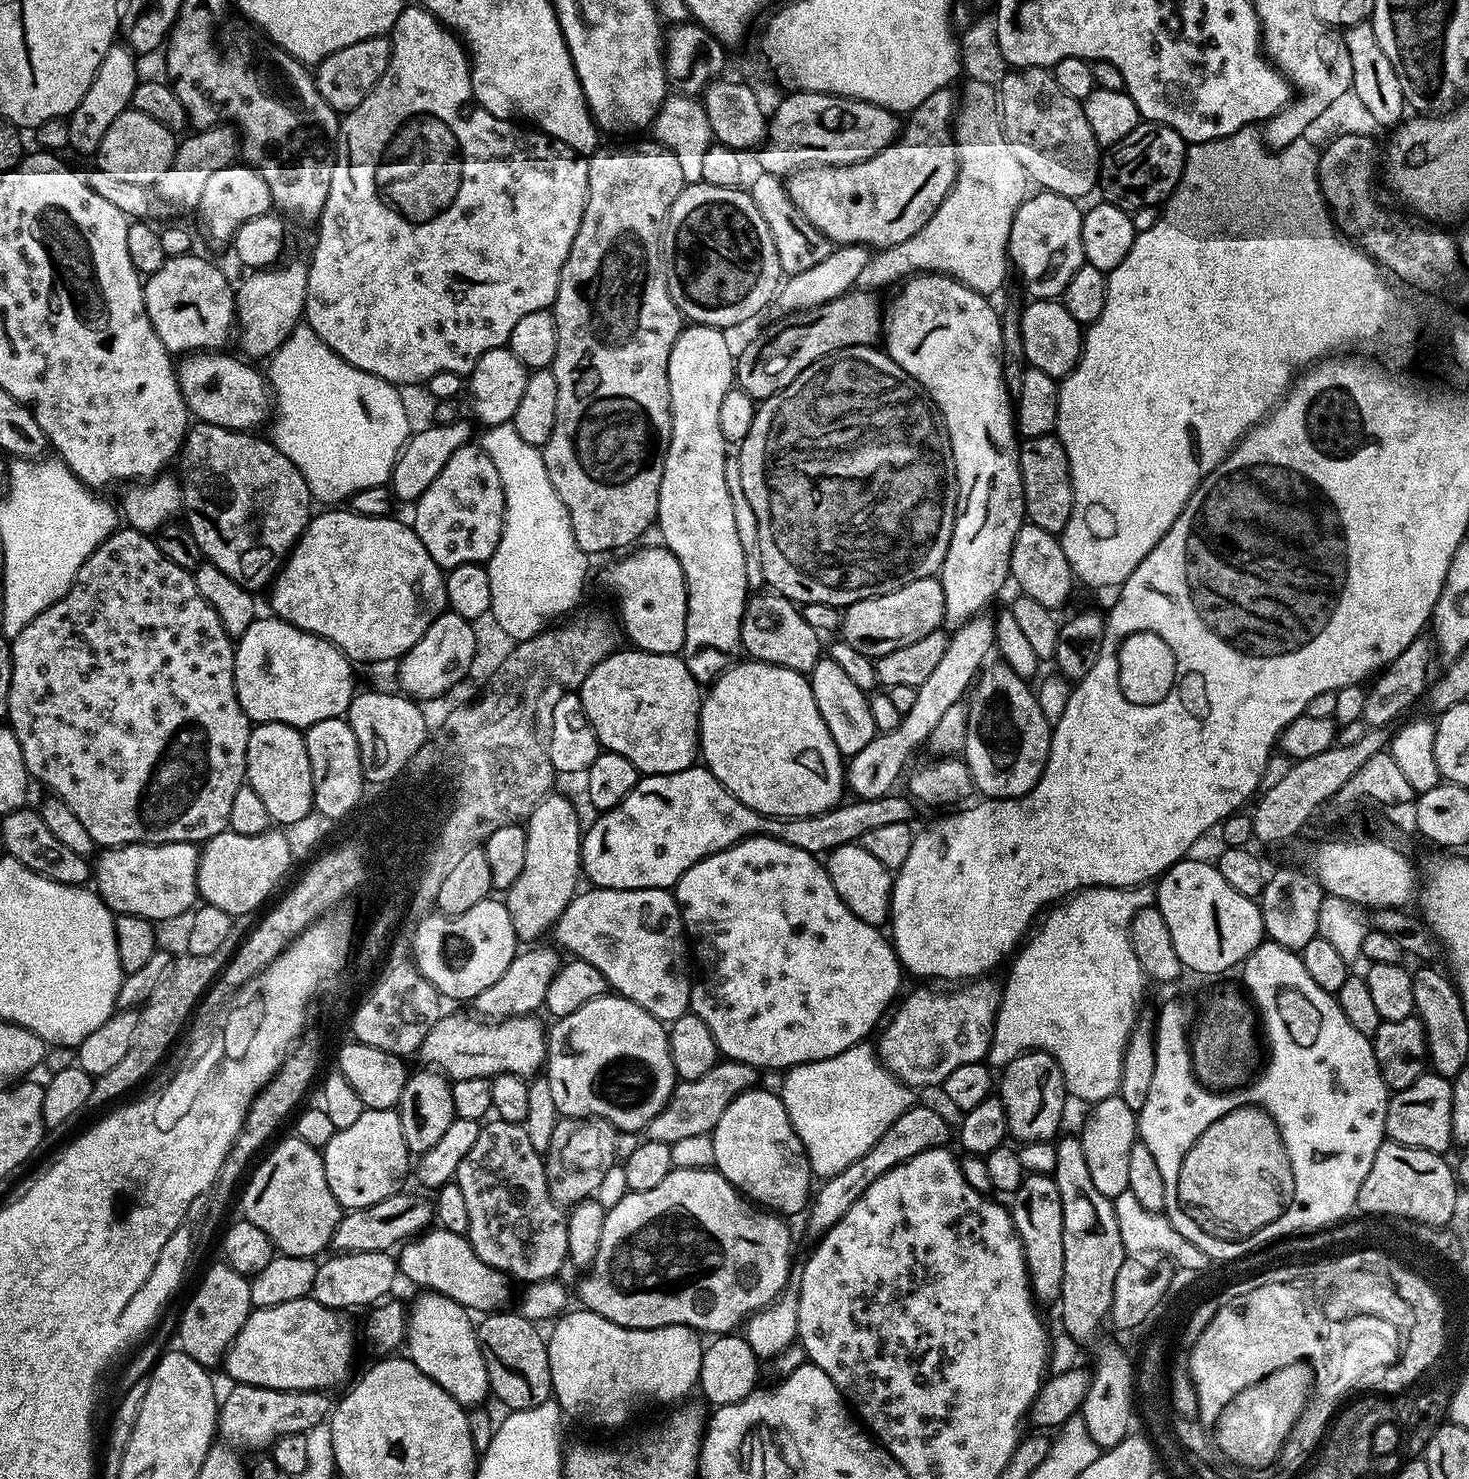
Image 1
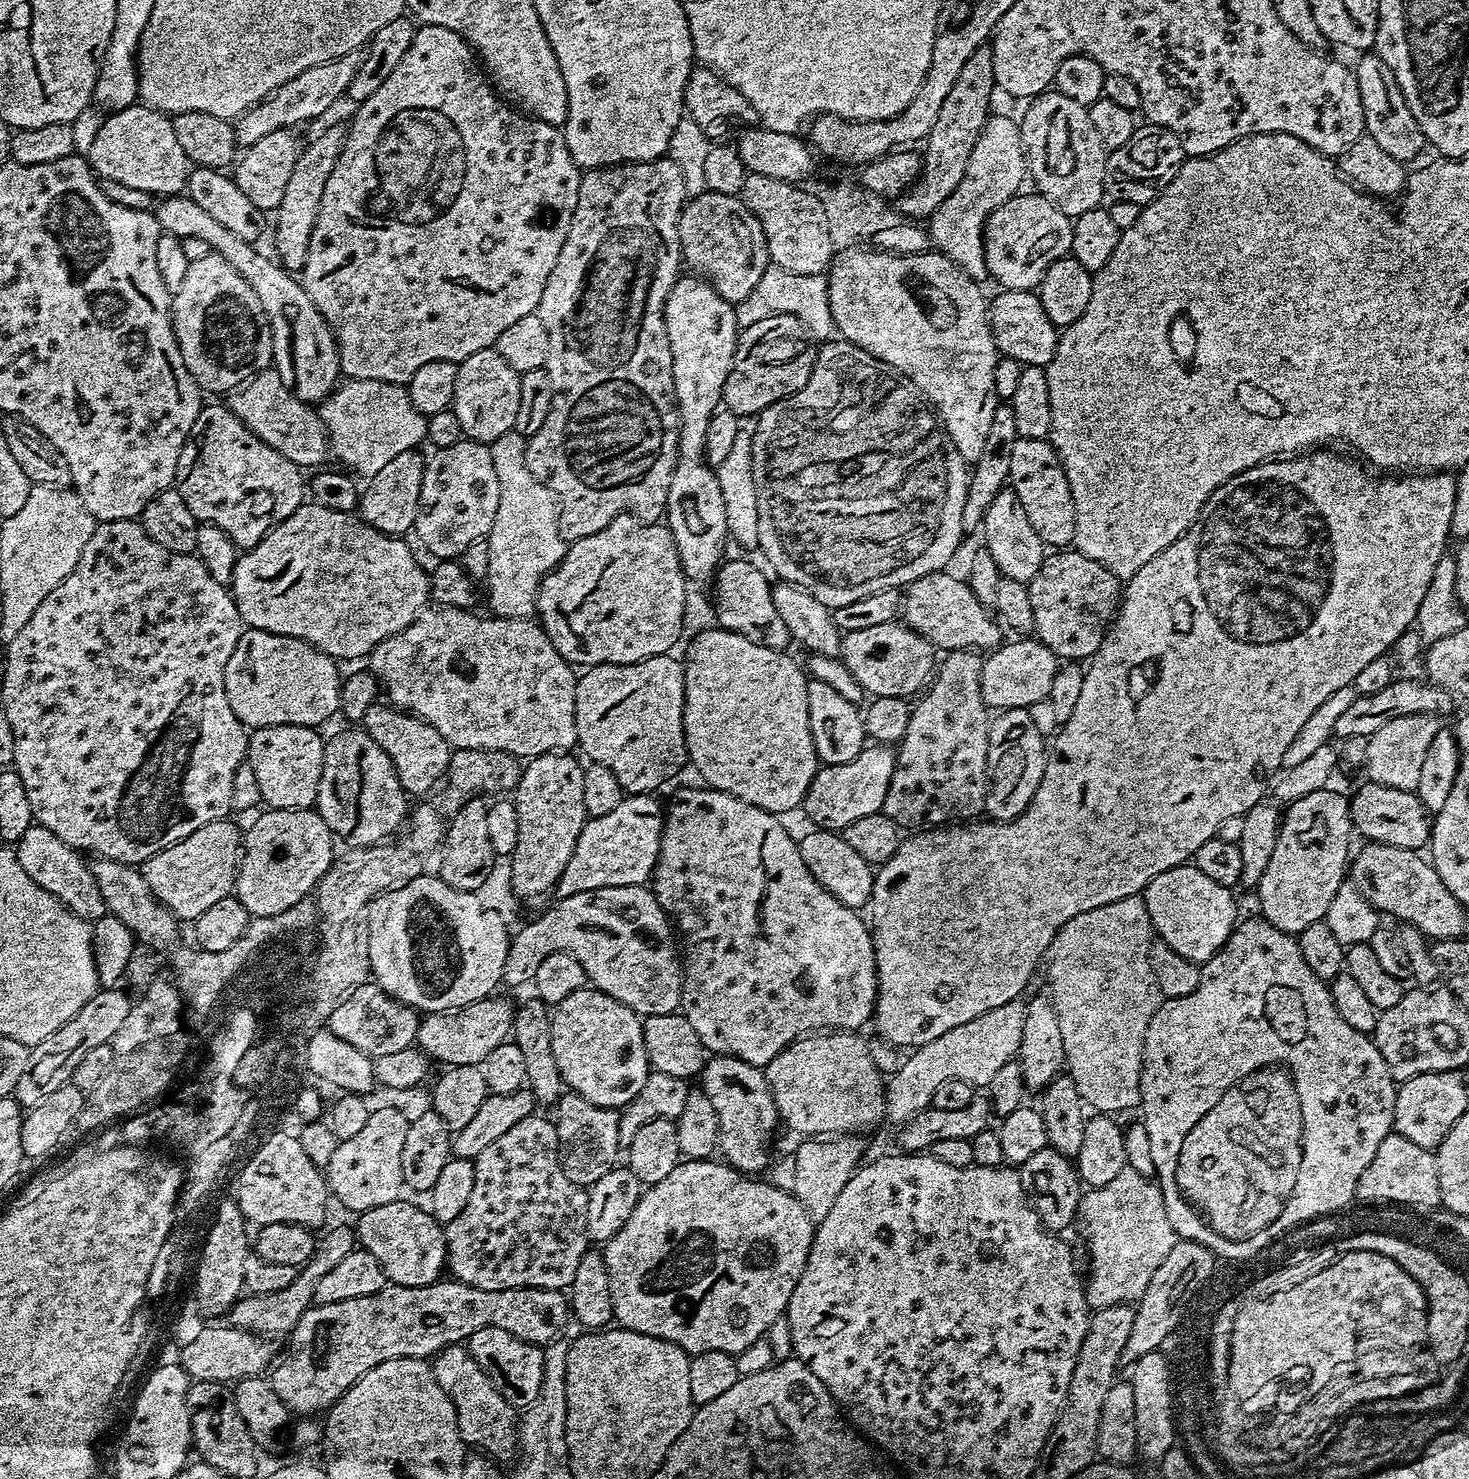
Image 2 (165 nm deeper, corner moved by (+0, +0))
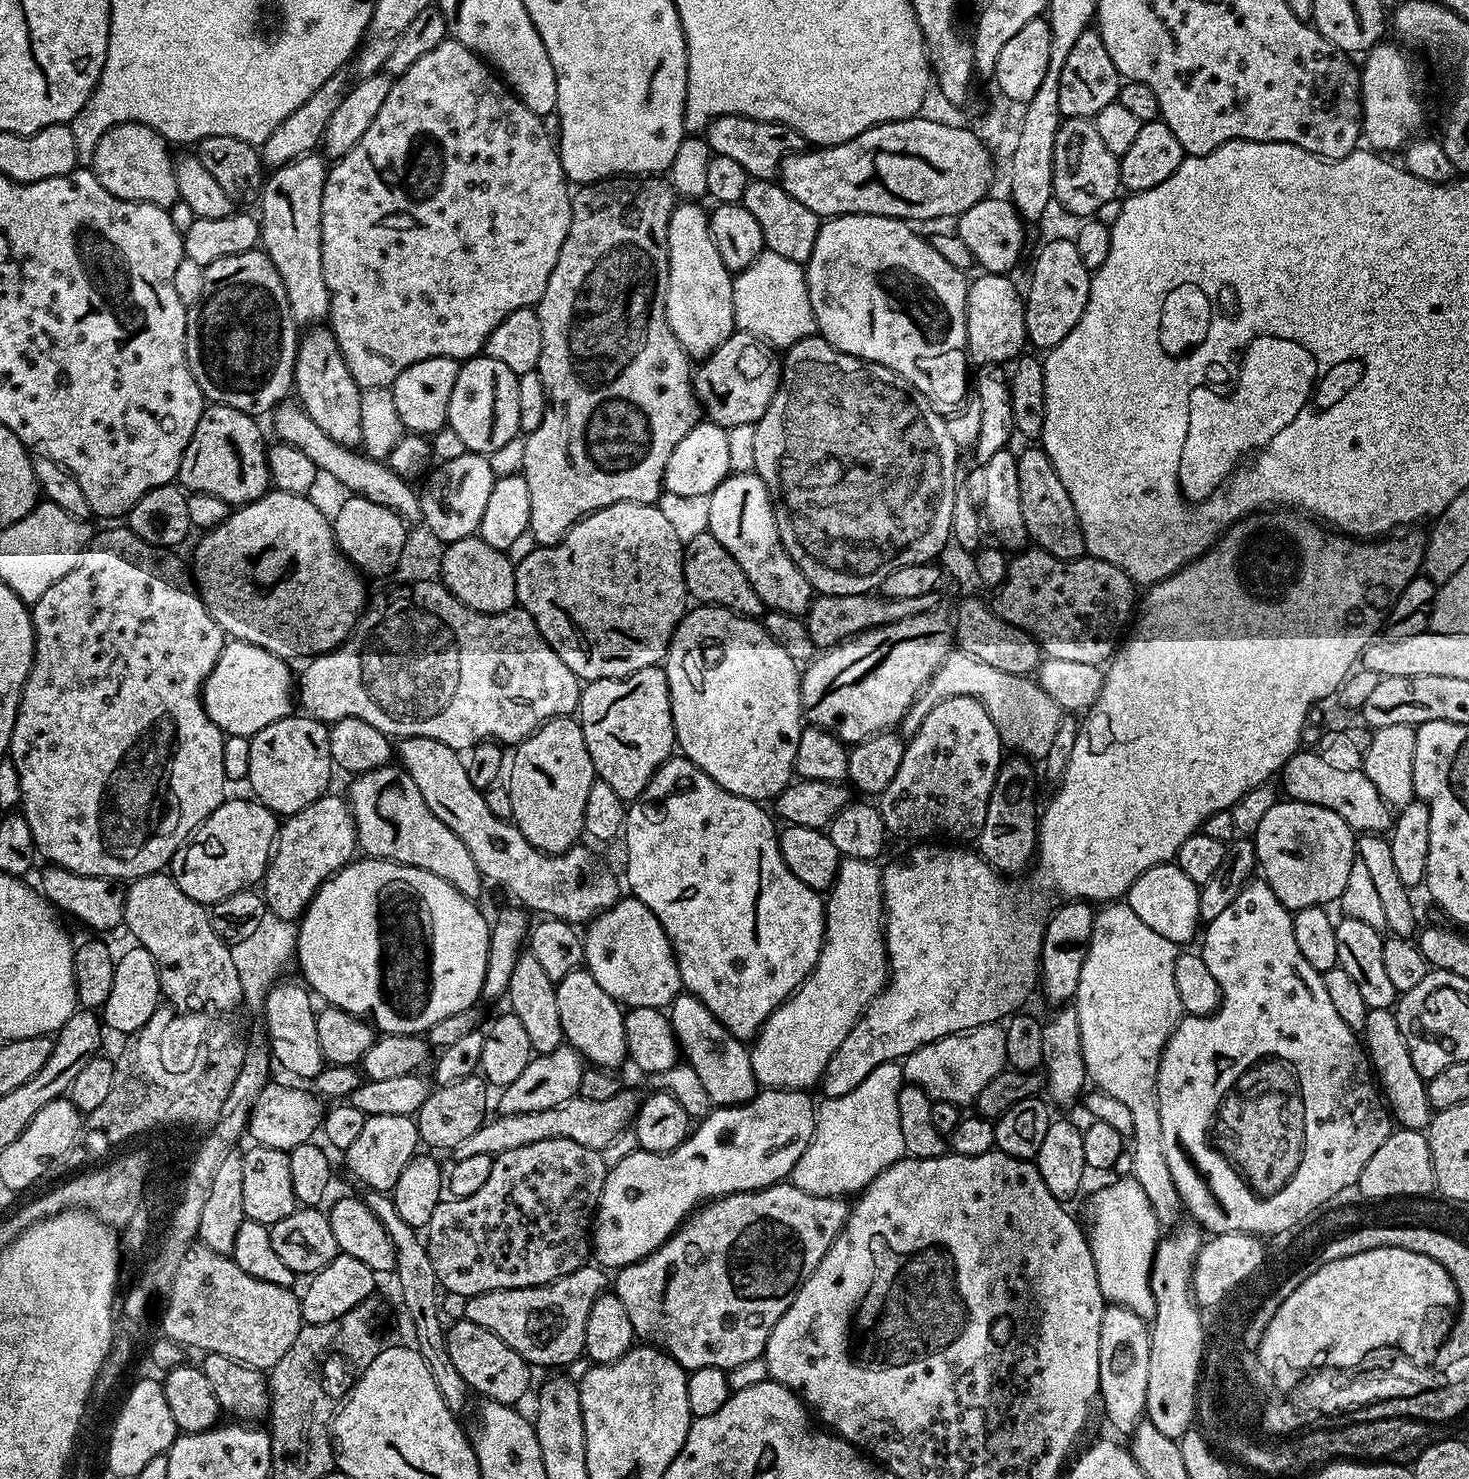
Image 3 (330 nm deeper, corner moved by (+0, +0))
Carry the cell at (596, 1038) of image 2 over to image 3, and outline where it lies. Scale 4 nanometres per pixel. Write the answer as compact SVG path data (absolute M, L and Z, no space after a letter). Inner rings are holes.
M577 970L566 974L566 978L562 978L555 985L555 990L563 1039L575 1048L589 1065L599 1066L605 1070L619 1069L619 1064L625 1063L628 1055L624 1012L621 1005L617 1004L614 998L610 998L610 994L606 994L606 990L602 990L602 986L598 986L598 982L594 982L594 978L586 970Z

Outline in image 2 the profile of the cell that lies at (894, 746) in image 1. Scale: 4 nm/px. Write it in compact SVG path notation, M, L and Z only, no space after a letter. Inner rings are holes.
M872 742L861 750L858 758L854 758L850 762L823 765L817 771L814 782L810 784L810 790L804 796L802 812L805 812L816 823L813 825L819 826L821 829L843 830L846 826L850 826L850 822L858 822L858 818L866 818L866 814L881 811L886 798L886 790L890 790L890 778L896 769L896 753L895 747Z

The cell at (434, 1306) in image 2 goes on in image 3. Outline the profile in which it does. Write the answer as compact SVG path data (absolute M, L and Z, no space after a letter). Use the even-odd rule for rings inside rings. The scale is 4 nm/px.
M585 1266L542 1286L507 1288L469 1296L462 1316L502 1338L502 1342L522 1354L529 1365L556 1370L559 1364L567 1366L585 1355L586 1318L590 1318L590 1306L605 1295L607 1288L604 1287L610 1284L609 1277L607 1280L604 1275L603 1267Z

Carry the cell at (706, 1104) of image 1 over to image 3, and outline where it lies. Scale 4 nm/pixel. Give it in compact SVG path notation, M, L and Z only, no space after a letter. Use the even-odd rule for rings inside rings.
M624 1086L621 1087L618 1095L605 1100L588 1100L577 1094L566 1102L558 1102L558 1106L550 1106L550 1110L534 1110L530 1114L510 1114L509 1116L497 1115L496 1120L492 1120L493 1118L485 1119L484 1125L478 1130L474 1130L474 1134L470 1134L470 1138L466 1138L466 1142L462 1142L455 1148L454 1156L456 1160L466 1158L470 1154L486 1154L495 1157L498 1152L514 1150L515 1147L526 1146L530 1142L542 1142L546 1138L570 1138L570 1142L578 1142L578 1146L603 1150L609 1148L621 1136L627 1129L624 1128L627 1124L629 1127L635 1121L636 1112L640 1109L641 1099L641 1093L638 1094L634 1089Z

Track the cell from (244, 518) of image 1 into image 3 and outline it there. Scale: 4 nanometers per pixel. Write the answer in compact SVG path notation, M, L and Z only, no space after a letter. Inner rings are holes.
M209 403L204 409L202 418L198 418L198 426L194 426L194 434L184 451L180 463L179 483L189 493L209 492L214 498L222 498L229 506L248 504L263 496L270 488L268 475L268 454L266 439L260 433L257 417L247 416L242 410L234 410L225 404Z

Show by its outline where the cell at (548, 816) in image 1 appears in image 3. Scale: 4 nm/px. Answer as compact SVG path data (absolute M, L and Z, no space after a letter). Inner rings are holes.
M555 716L515 745L513 752L516 753L513 756L511 753L510 756L510 767L506 772L506 787L510 794L512 820L516 829L524 835L526 842L530 842L530 846L538 850L549 854L569 852L577 847L579 840L576 839L585 835L586 798L590 795L590 786L598 779L594 762L590 758L590 750L586 750L586 738L580 729L579 719L572 716Z

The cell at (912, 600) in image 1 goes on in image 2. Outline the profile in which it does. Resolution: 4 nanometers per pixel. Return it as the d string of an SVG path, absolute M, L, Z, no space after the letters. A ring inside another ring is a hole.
M951 571L931 572L909 584L902 596L902 620L912 631L917 632L933 644L937 649L943 650L992 650L1001 643L1001 625L991 620L986 609L976 600L975 593L967 583L964 584L956 576L951 576Z

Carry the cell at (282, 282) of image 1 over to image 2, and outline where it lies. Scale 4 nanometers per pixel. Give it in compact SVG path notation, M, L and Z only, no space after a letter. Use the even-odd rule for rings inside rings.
M332 124L317 140L308 144L308 149L301 151L294 162L294 170L290 174L290 182L286 182L286 194L282 194L282 202L274 209L276 216L276 233L272 236L272 244L276 247L275 259L279 261L285 272L289 274L303 273L306 254L310 250L310 234L318 218L318 206L322 202L322 190L326 190L326 182L334 170L338 154L344 145L345 125Z

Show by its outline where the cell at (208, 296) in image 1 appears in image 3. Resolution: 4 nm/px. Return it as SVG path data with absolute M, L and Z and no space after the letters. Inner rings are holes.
M263 250L218 258L205 267L202 274L200 301L196 309L188 312L186 358L190 374L194 374L194 382L198 382L201 392L211 403L242 410L247 416L263 417L263 412L271 413L294 388L292 375L296 365L298 329L286 298L286 286L282 286L274 262L270 262Z

